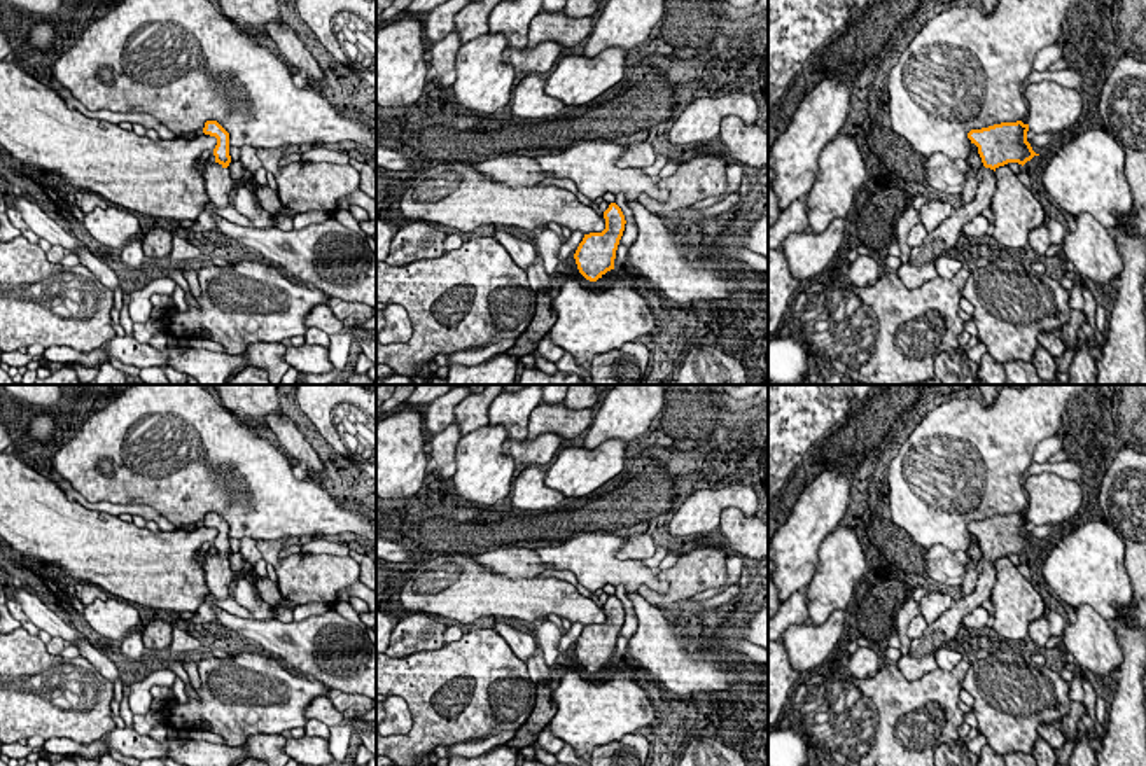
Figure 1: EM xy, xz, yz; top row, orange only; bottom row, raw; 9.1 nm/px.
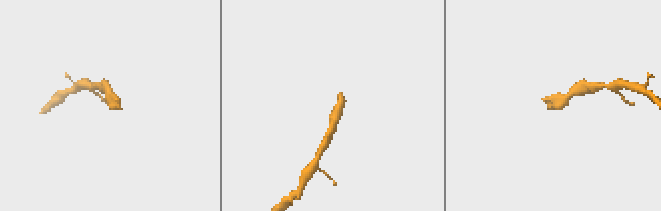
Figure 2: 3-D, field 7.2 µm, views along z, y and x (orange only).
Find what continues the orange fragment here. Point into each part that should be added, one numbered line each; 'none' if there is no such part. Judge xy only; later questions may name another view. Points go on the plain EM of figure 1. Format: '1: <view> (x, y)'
1: xy (219, 579)

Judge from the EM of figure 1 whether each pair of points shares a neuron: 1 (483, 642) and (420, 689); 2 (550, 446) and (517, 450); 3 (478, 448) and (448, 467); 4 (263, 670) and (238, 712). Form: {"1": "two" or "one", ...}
{"1": "one", "2": "one", "3": "two", "4": "one"}

